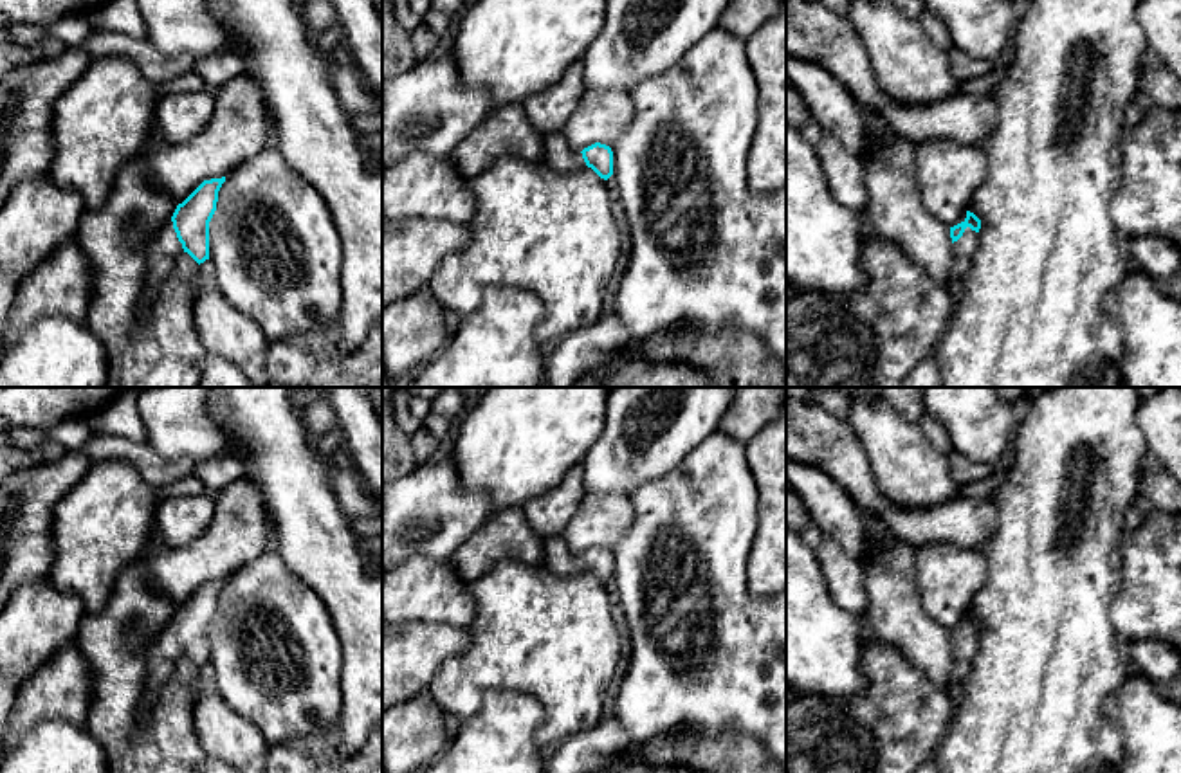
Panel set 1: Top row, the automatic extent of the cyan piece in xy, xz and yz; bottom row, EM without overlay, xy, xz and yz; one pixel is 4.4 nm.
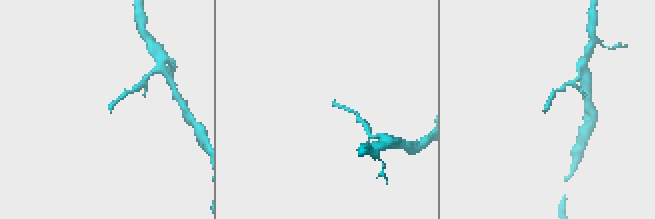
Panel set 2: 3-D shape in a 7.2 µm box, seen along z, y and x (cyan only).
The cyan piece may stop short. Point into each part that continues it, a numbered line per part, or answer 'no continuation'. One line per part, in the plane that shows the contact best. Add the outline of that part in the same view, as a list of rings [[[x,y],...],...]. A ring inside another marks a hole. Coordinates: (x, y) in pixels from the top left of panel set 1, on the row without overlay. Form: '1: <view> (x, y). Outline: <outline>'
1: xy (163, 656). Outline: [[[173,625],[164,627],[155,645],[148,649],[148,694],[142,714],[150,710],[157,690],[171,678],[177,659],[182,654]]]

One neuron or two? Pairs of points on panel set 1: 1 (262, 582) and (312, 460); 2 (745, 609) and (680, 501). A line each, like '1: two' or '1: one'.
1: two
2: one

